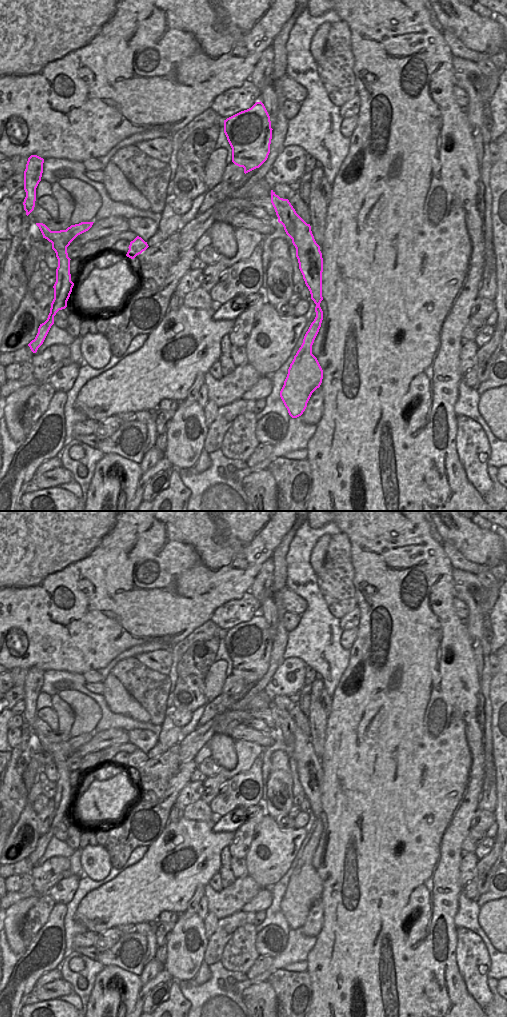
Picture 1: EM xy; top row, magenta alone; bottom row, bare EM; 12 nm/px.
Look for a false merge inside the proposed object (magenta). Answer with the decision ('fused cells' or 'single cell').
fused cells

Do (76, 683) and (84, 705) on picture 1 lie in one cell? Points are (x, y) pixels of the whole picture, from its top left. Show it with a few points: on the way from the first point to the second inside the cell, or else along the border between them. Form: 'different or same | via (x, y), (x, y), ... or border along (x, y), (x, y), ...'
different | border along (68, 688), (85, 693), (98, 705)

